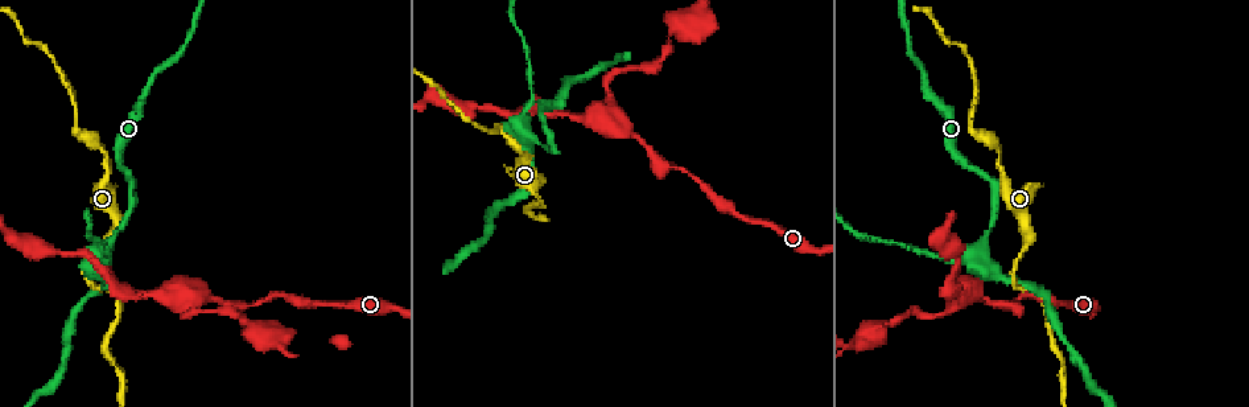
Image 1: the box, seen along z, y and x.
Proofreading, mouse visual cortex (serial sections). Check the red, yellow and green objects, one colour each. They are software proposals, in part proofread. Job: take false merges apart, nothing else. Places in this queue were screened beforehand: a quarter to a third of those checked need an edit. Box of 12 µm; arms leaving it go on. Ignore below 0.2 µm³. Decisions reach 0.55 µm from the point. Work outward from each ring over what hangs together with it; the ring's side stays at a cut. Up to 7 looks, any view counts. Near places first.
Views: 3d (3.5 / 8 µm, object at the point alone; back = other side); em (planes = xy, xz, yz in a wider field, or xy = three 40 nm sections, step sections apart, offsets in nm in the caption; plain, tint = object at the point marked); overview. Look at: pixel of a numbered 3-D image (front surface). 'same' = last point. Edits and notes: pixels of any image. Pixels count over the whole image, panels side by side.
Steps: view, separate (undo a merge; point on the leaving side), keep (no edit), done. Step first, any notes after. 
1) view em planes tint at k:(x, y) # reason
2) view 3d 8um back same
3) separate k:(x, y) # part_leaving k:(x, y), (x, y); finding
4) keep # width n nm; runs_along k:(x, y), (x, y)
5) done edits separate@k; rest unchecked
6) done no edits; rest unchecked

view 3d 8um at 1:(1000, 153) # thin neck

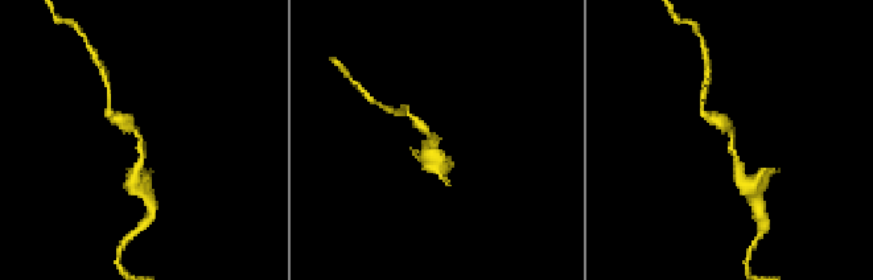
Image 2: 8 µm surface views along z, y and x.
view em planes tint at 2:(730, 135) # arm_widths 250, 250 nm

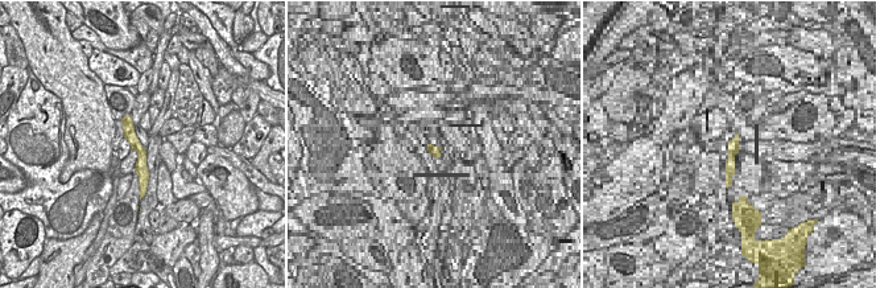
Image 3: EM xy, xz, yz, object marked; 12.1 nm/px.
keep # width 160 nm; runs_along 3:(127, 119), (141, 153), (143, 189); continuous, no second cell

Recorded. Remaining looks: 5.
view 3d 3.5um at 1:(100, 249) # abrupt turn

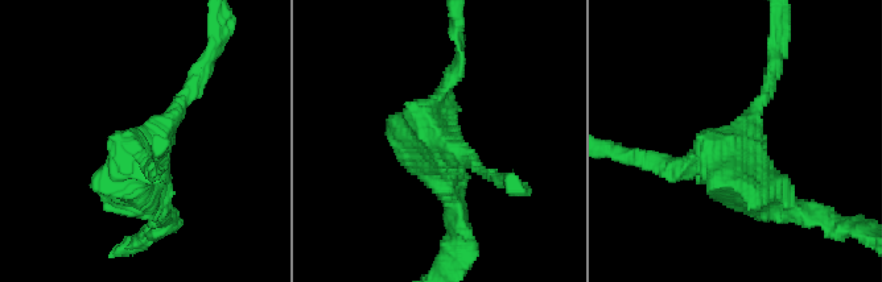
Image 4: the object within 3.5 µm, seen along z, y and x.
view em planes tint at 4:(740, 147) # need the tissue

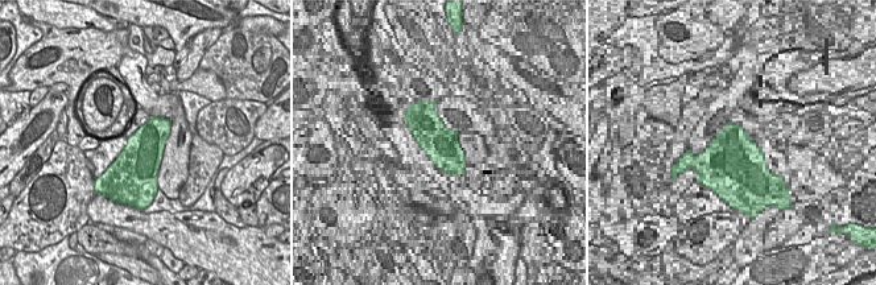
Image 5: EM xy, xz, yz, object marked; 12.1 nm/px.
keep # width 500 nm; runs_along 4:(194, 79), (149, 145), (161, 214); all the same cell

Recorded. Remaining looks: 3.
view 3d 3.5um at 1:(187, 303) # sharp bend

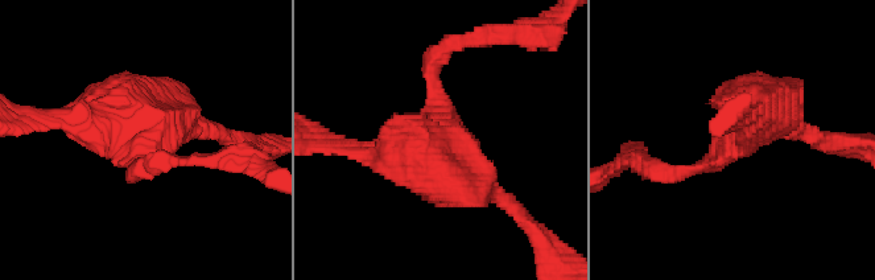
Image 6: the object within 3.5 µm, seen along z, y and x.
view em xy step 3 tint at 6:(441, 143) # shape alone is not enough

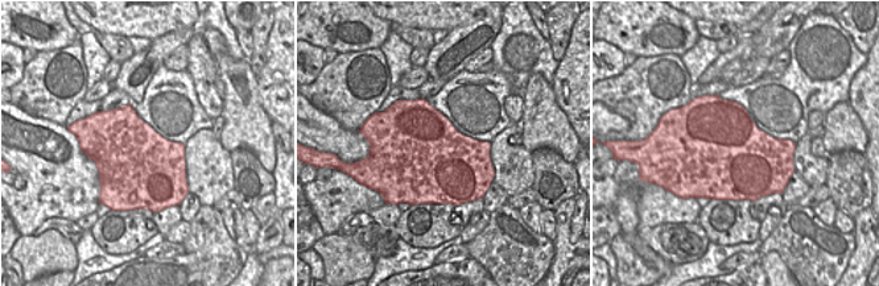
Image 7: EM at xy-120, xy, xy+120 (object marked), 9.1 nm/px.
keep # one cell here

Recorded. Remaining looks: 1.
done no edits; rest unchecked

